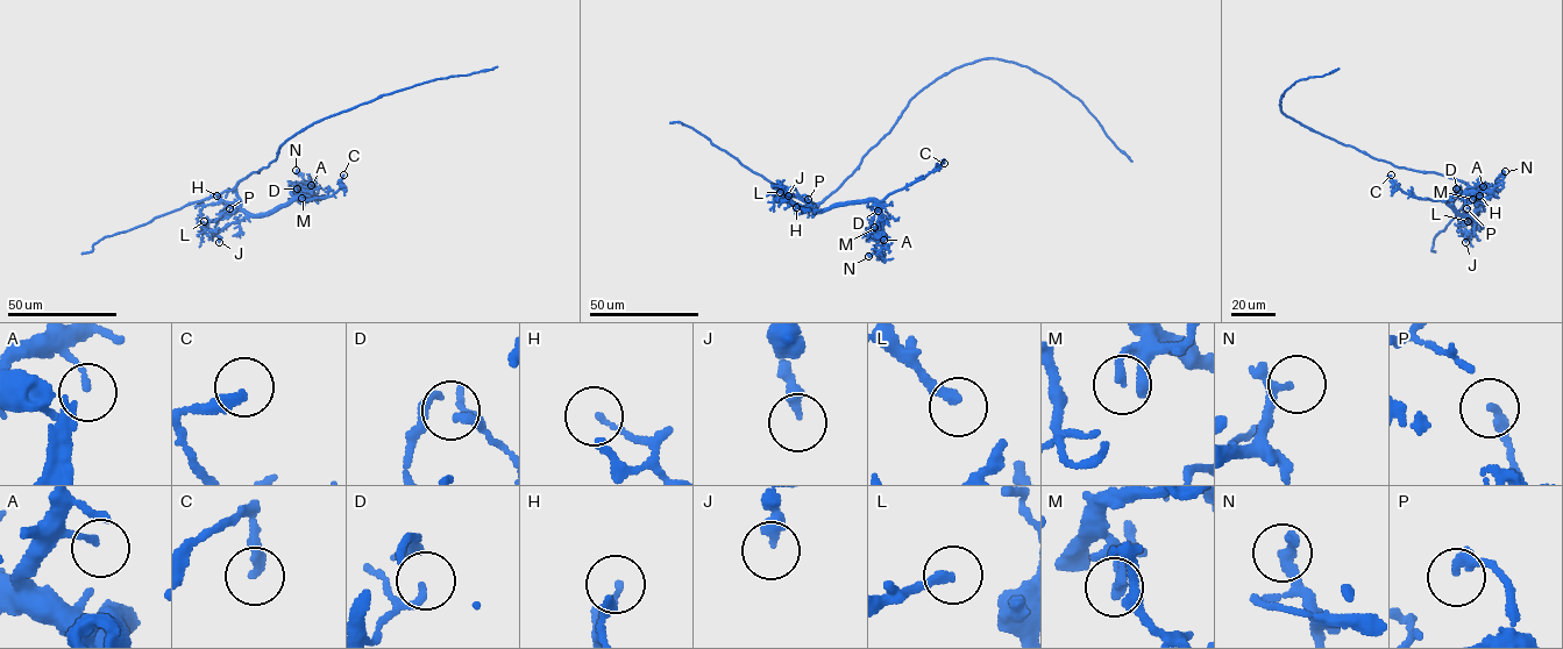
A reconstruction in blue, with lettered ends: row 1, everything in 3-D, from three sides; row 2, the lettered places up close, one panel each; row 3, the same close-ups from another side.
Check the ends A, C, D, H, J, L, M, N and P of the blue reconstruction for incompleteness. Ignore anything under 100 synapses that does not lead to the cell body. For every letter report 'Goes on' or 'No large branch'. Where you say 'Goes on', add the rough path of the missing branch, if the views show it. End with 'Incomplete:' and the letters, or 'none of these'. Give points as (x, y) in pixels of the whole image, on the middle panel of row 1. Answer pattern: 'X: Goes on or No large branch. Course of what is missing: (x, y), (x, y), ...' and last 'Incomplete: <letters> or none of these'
A: No large branch
C: No large branch
D: No large branch
H: No large branch
J: No large branch
L: No large branch
M: No large branch
N: No large branch
P: No large branch
Incomplete: none of these

